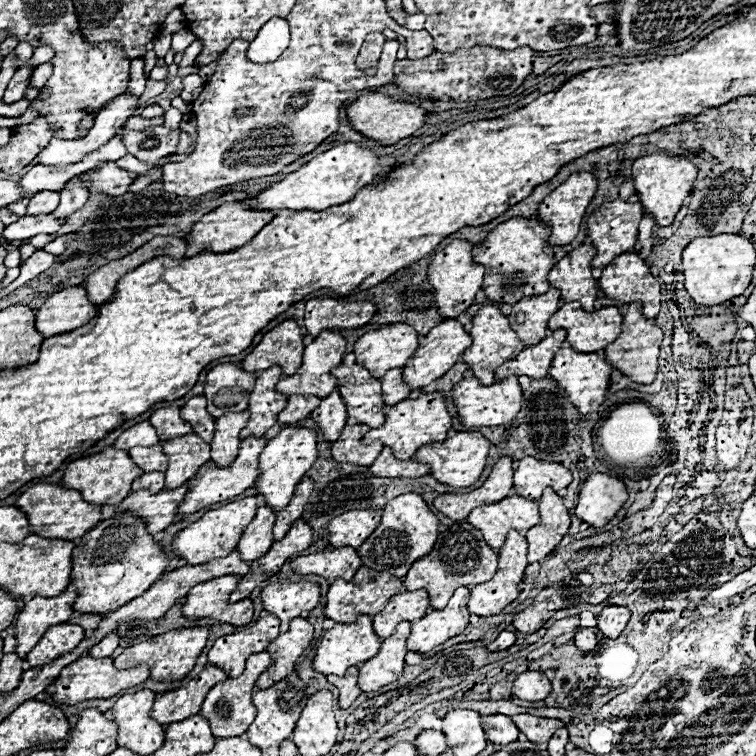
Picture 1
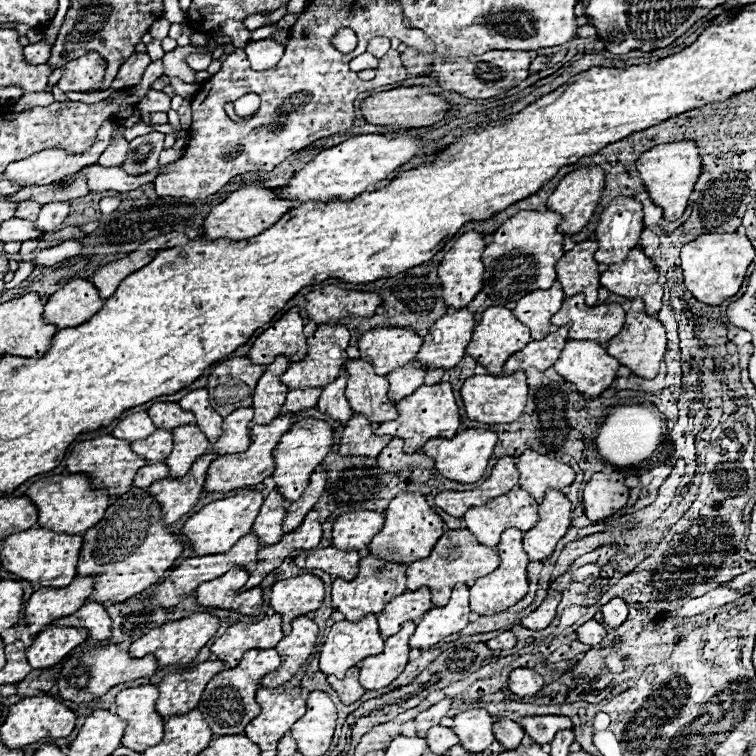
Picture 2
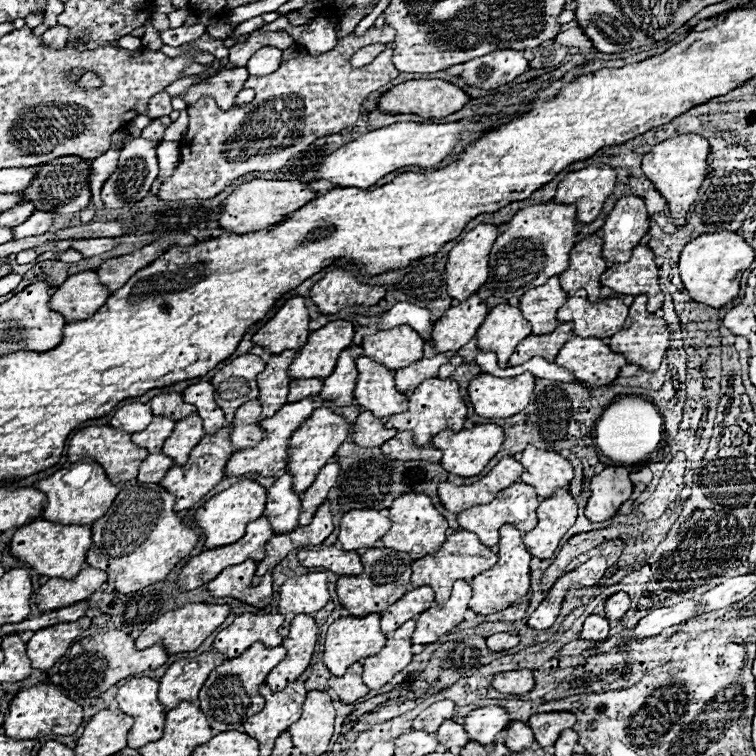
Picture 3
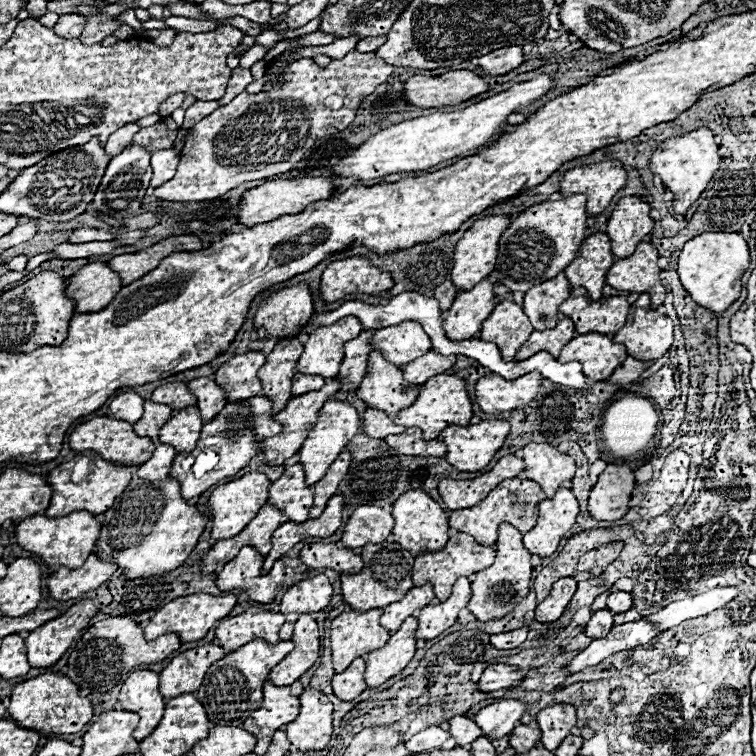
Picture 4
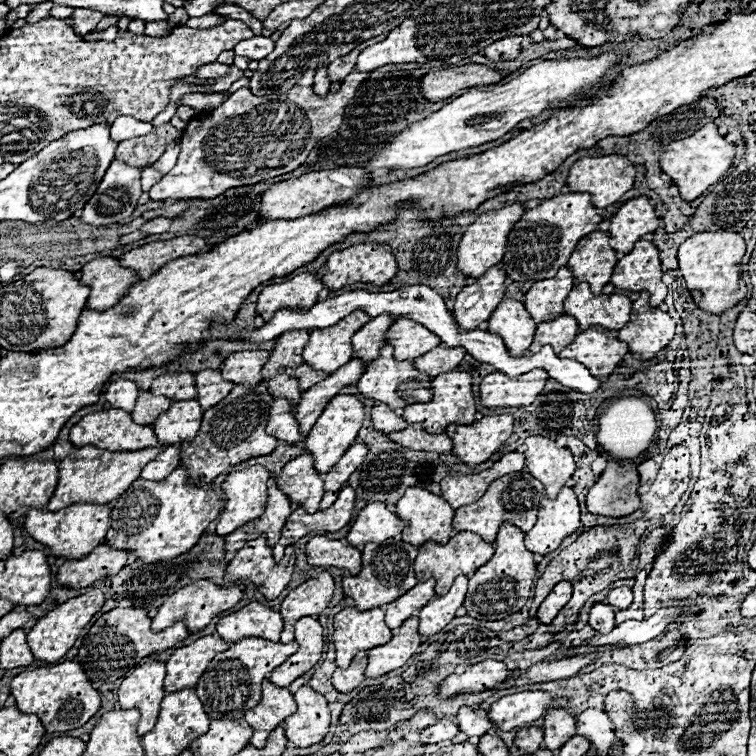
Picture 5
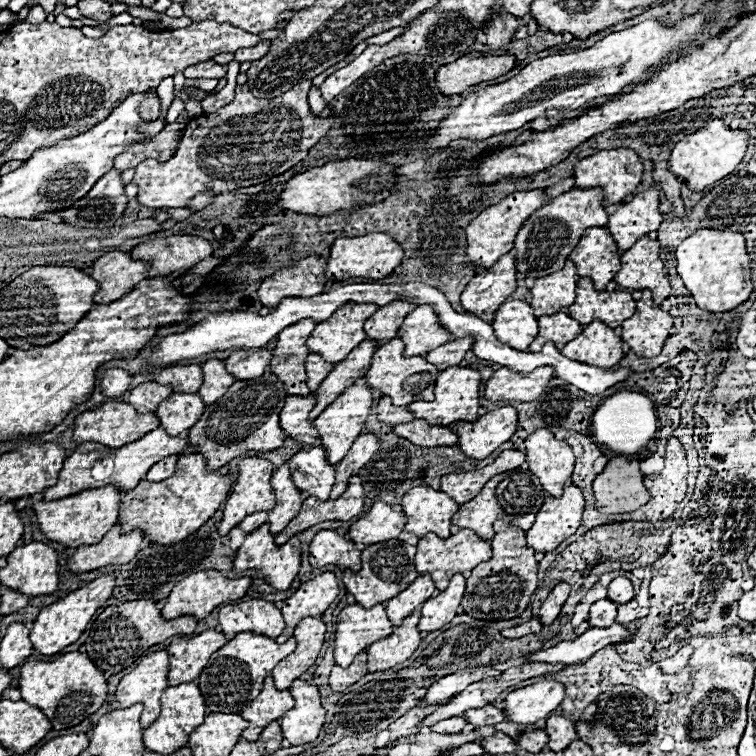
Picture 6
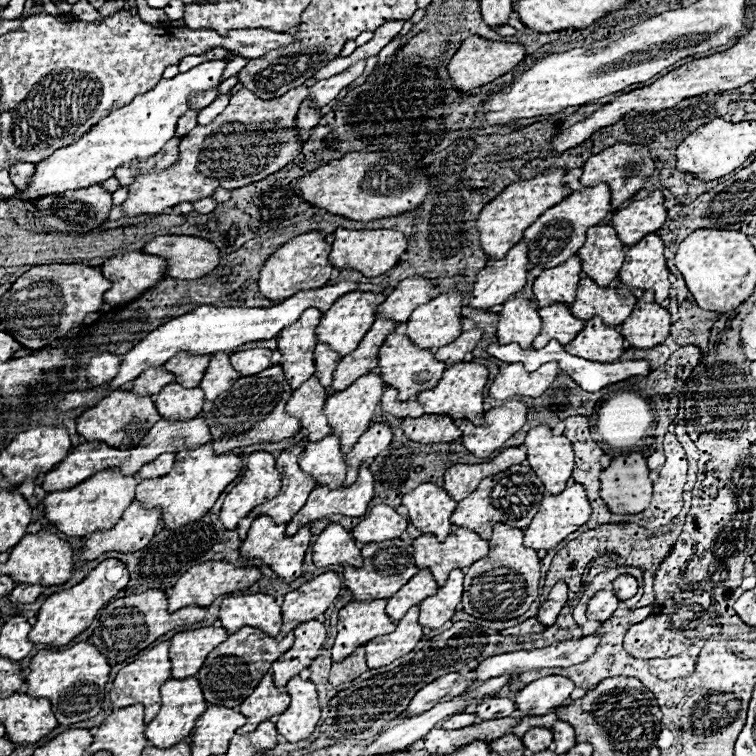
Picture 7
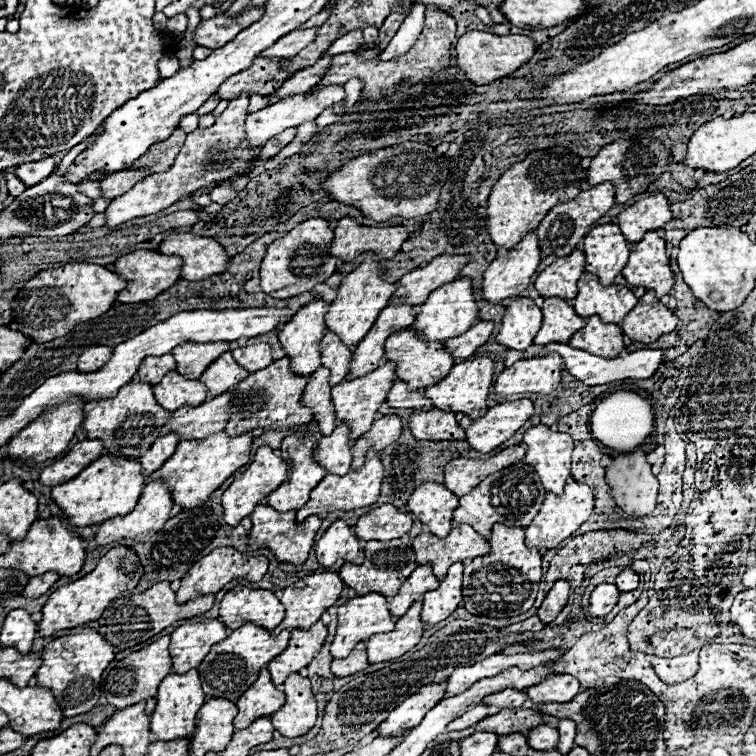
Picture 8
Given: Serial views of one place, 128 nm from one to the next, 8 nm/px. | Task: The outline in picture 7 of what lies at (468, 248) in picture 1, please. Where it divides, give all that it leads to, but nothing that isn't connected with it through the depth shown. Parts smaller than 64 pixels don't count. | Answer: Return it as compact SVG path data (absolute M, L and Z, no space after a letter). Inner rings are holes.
M550 170L546 174L538 174L532 180L516 182L482 208L476 226L480 232L480 248L490 260L502 260L506 256L506 252L522 240L524 230L534 220L538 220L538 216L542 216L542 212L546 212L554 204L562 202L566 198L566 194L572 192L572 190L566 190L566 186L562 186L564 174L566 174L564 170Z

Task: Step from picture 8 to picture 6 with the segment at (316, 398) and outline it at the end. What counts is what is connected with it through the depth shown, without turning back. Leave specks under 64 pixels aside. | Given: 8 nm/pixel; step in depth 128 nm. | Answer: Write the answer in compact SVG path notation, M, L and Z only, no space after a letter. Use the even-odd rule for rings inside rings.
M314 394L310 396L288 396L280 412L280 426L288 438L302 444L312 444L318 438L316 428L308 422L308 412L314 406Z

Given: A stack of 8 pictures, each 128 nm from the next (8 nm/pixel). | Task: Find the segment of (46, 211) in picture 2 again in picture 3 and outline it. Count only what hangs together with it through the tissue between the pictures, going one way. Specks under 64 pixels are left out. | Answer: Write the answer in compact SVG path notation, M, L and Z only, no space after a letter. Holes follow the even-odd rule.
M36 210L30 220L26 220L24 224L16 226L14 228L14 236L16 238L26 238L26 236L40 236L44 232L50 230L54 222L54 214L52 212L42 212L42 210Z

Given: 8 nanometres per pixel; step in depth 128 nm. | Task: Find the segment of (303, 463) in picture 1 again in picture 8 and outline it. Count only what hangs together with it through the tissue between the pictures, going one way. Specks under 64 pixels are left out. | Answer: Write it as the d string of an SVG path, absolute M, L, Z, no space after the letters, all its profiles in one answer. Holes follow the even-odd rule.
M386 362L382 366L378 366L374 372L354 378L354 380L342 380L340 384L332 386L332 404L334 404L334 414L338 418L338 422L348 424L350 428L350 438L358 440L364 432L370 430L370 426L374 424L374 416L378 412L378 406L386 400L388 390L394 384L394 364Z

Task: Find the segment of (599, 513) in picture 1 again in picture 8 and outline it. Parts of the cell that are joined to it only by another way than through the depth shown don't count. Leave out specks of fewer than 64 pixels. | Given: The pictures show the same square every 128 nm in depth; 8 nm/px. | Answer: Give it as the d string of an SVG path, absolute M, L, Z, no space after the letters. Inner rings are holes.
M642 450L612 458L606 468L606 482L614 502L630 516L646 516L656 506L658 480Z

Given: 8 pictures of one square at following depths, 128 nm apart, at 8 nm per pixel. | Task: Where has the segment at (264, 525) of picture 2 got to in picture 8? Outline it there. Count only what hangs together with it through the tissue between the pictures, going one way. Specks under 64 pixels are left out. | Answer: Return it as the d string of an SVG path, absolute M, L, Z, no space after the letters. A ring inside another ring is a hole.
M338 424L334 434L320 438L316 450L314 450L314 460L330 474L344 476L350 470L352 454L350 454L350 430L346 424Z

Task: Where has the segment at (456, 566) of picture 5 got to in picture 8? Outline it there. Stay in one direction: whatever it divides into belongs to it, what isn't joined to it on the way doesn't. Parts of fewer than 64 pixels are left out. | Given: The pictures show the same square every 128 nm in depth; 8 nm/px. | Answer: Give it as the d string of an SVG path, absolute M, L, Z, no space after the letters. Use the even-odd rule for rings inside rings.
M466 524L454 526L446 538L438 538L430 532L422 532L414 538L412 548L416 554L416 562L432 564L438 580L446 576L450 564L474 560L490 552L486 538L482 538L474 528Z

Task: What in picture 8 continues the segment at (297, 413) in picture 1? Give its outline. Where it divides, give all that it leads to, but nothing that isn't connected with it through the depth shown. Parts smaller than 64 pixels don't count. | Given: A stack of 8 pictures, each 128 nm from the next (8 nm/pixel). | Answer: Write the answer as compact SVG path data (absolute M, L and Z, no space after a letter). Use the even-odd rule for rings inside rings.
M326 332L322 342L320 342L320 356L322 356L322 366L330 370L330 386L336 386L338 382L344 380L350 364L352 350L346 348L334 332Z

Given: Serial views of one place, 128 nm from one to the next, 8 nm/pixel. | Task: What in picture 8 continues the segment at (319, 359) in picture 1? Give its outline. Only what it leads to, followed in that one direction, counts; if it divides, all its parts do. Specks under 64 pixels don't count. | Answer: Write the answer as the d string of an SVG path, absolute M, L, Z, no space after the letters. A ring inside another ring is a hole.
M366 256L366 260L360 264L360 268L356 268L342 280L342 284L338 288L338 296L330 304L330 310L326 314L328 332L338 334L342 344L346 344L348 348L354 348L366 336L366 332L370 332L370 328L374 326L374 320L378 318L378 312L382 312L382 308L386 308L390 296L394 294L394 288L396 288L396 284L388 284L384 280L380 264L376 260L372 260L372 256Z

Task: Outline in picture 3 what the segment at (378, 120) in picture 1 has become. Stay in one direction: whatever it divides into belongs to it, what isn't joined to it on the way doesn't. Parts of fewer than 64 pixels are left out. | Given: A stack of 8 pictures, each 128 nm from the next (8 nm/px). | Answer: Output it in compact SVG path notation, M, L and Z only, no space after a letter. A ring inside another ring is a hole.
M408 80L390 88L378 98L378 108L382 114L418 114L426 120L438 120L452 112L458 112L470 98L458 86L444 80Z

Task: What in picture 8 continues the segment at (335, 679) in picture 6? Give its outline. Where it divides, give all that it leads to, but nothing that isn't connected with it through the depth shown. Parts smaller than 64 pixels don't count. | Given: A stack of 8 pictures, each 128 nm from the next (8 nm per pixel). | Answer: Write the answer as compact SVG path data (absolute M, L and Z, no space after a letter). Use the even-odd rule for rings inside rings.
M360 642L350 652L350 656L332 660L332 674L336 678L346 678L346 676L352 676L352 674L364 670L366 666L368 666L368 660L366 660L366 642Z

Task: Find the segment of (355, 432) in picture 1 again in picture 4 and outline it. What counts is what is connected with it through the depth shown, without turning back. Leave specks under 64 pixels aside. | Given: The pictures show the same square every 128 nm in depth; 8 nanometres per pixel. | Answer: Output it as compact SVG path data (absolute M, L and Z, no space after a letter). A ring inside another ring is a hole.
M368 408L364 412L364 422L362 422L362 430L366 436L370 438L378 438L384 440L390 434L402 434L406 428L398 428L390 416L386 416L382 410L374 410Z

